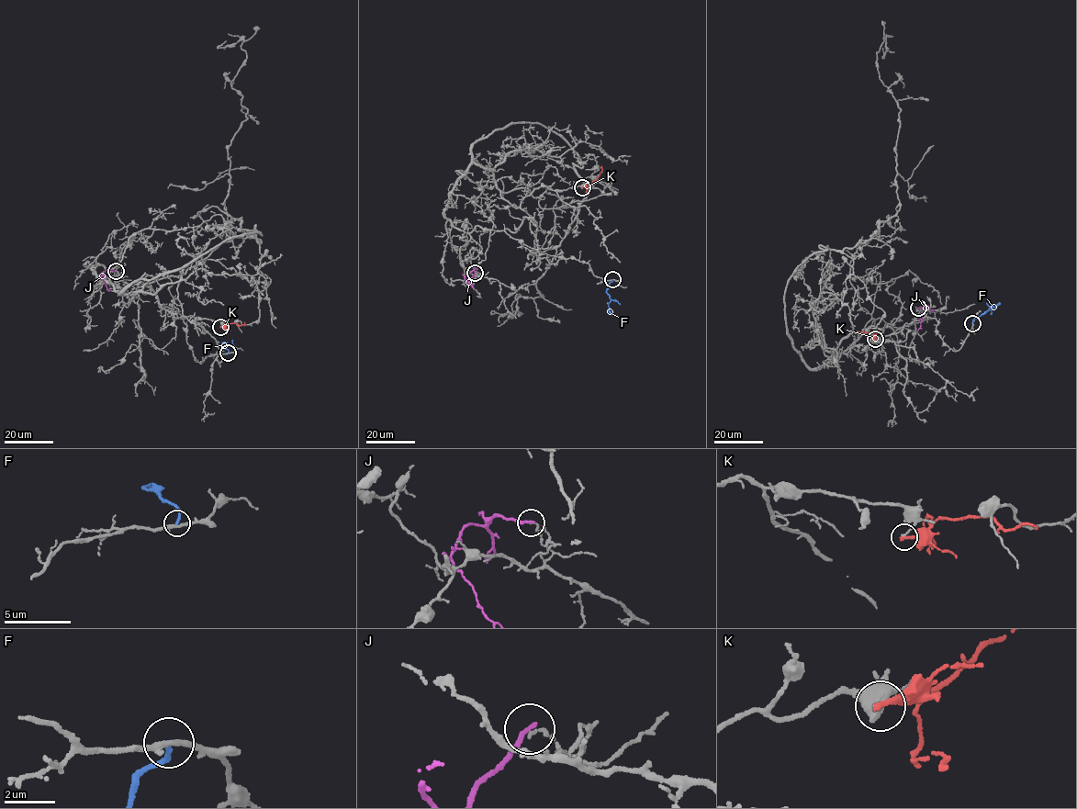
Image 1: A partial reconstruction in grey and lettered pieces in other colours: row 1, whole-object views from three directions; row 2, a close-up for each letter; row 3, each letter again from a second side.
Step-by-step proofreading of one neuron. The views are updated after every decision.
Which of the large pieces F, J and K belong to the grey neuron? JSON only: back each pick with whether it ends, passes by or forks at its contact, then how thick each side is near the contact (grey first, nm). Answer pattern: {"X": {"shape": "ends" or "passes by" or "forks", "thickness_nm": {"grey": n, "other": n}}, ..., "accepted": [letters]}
{"accepted": []}

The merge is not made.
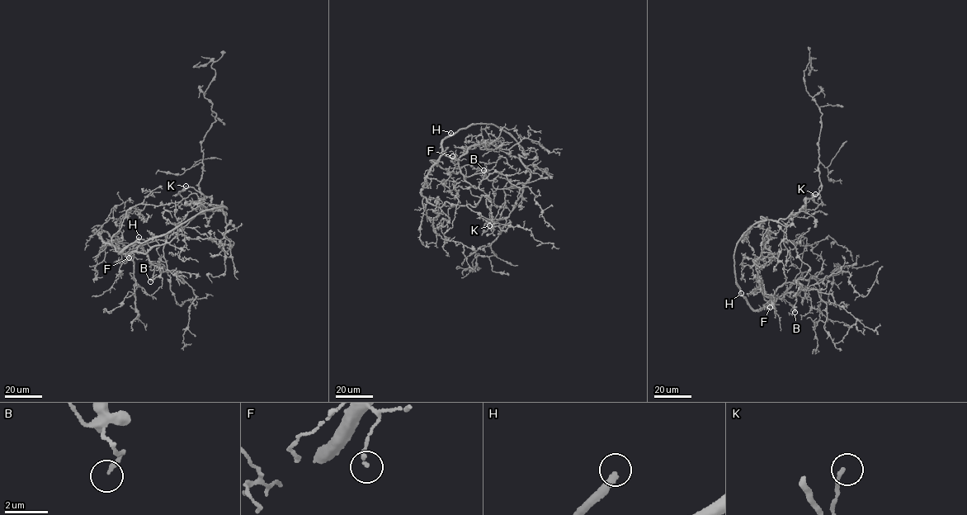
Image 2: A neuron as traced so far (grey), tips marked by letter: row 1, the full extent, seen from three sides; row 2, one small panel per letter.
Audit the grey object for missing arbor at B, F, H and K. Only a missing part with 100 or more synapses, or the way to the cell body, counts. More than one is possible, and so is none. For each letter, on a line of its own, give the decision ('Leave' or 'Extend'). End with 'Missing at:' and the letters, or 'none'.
B: Leave
F: Leave
H: Extend
K: Leave
Missing at: H

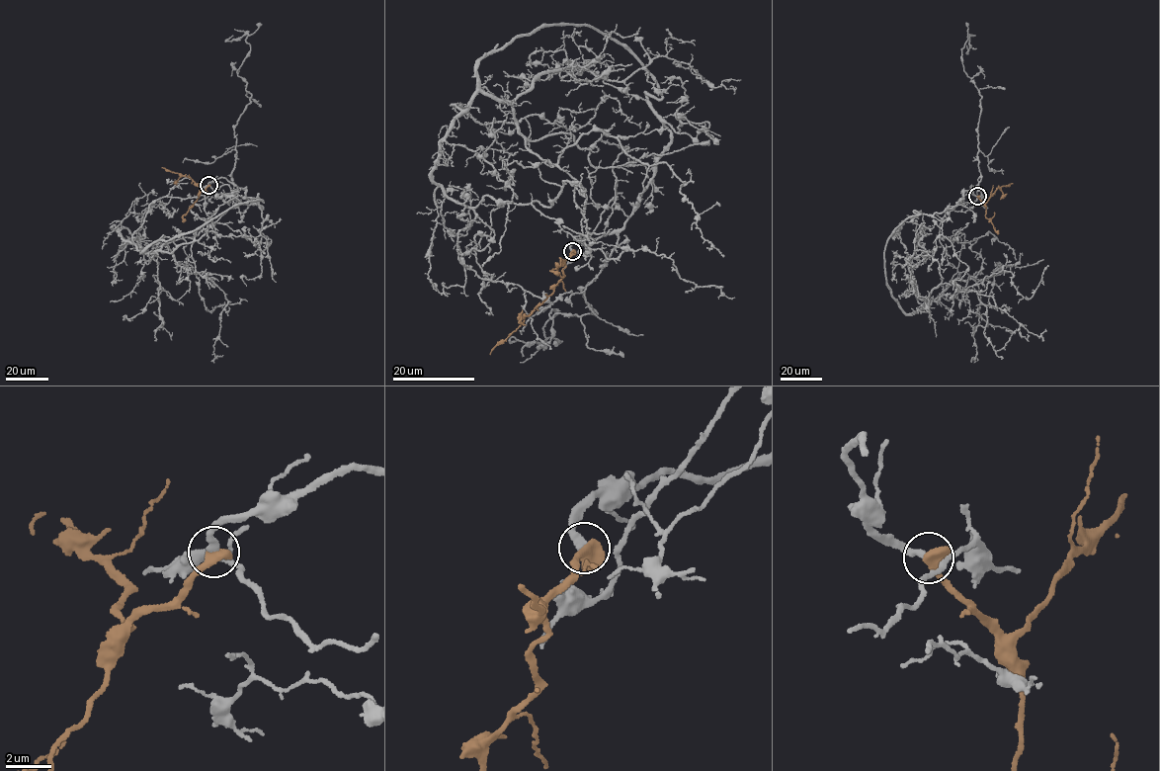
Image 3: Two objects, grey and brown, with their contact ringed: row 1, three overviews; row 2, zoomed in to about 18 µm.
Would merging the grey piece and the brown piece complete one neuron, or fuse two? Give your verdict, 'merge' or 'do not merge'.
merge

